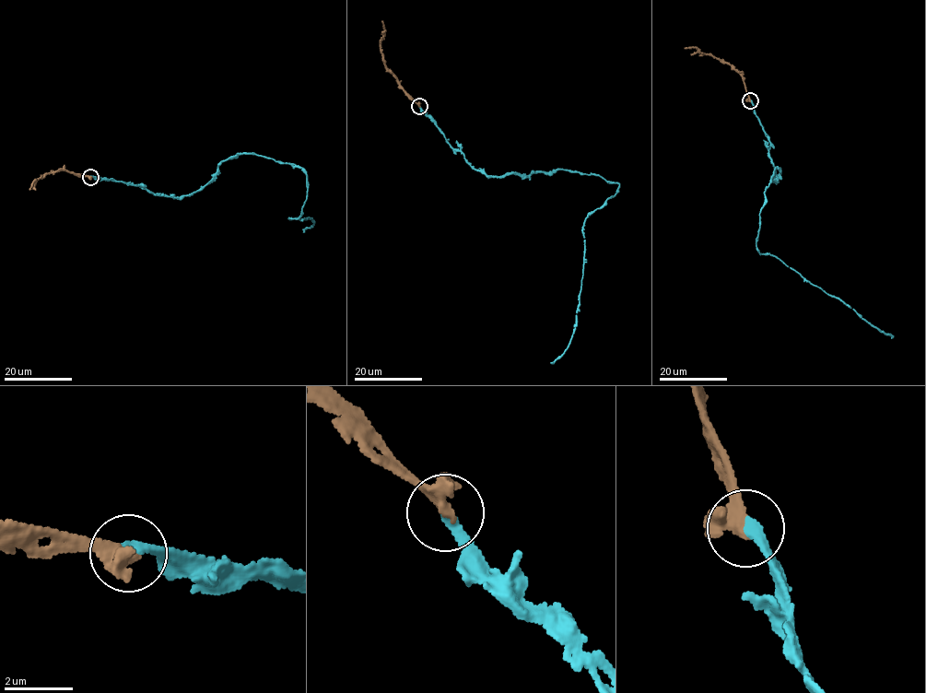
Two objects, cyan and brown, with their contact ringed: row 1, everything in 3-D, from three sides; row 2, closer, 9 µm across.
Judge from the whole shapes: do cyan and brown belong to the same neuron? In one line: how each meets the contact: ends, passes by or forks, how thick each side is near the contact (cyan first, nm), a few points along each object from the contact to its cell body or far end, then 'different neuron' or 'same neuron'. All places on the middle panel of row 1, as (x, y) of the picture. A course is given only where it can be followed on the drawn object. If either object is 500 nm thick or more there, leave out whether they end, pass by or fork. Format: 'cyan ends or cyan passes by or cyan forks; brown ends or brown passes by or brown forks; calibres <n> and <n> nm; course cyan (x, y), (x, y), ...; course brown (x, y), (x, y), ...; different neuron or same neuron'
cyan ends; brown ends; calibres 280 and 400 nm; course cyan (419, 105), (453, 149), (486, 174), (562, 170), (619, 185), (584, 224), (574, 334), (551, 362); course brown (419, 105), (404, 93), (387, 69), (380, 46), (384, 30), (381, 21); same neuron

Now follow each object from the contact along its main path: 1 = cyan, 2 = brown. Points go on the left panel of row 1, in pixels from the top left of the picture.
1: (91, 177), (179, 197), (222, 162), (258, 155), (306, 174), (302, 214), (288, 217), (314, 222), (303, 232)
2: (91, 177), (65, 170), (49, 173), (35, 180), (29, 190)

